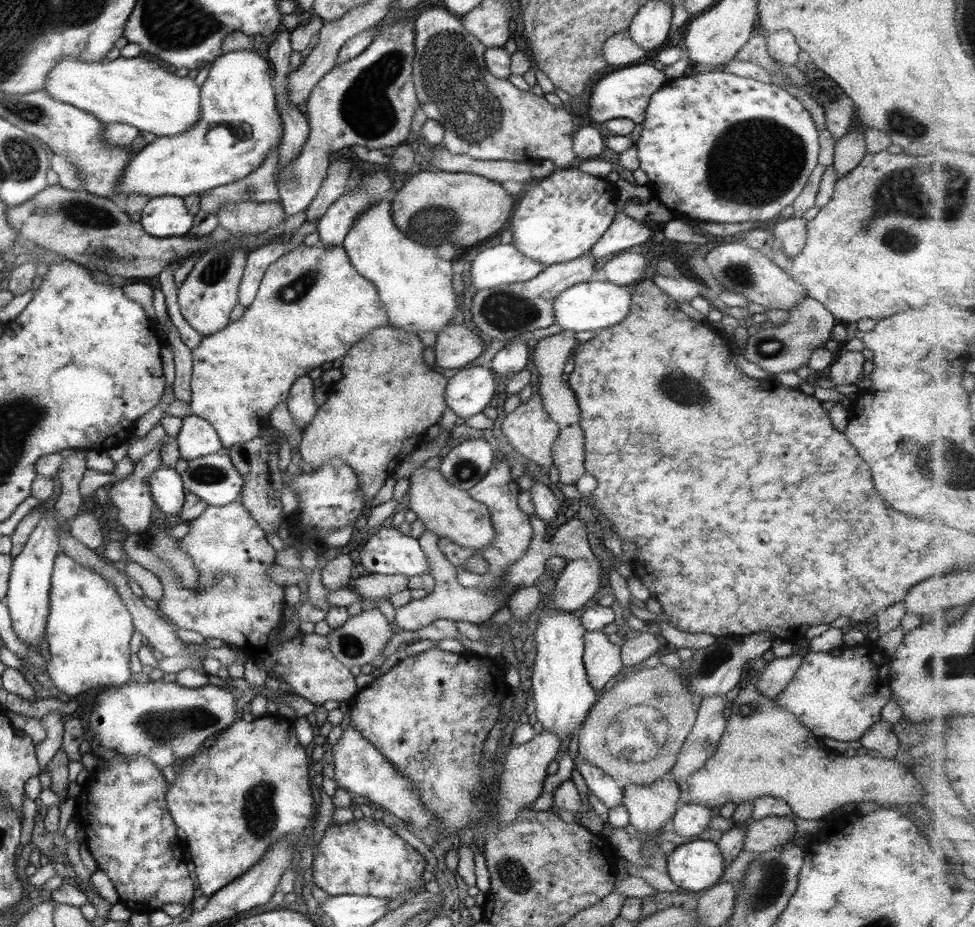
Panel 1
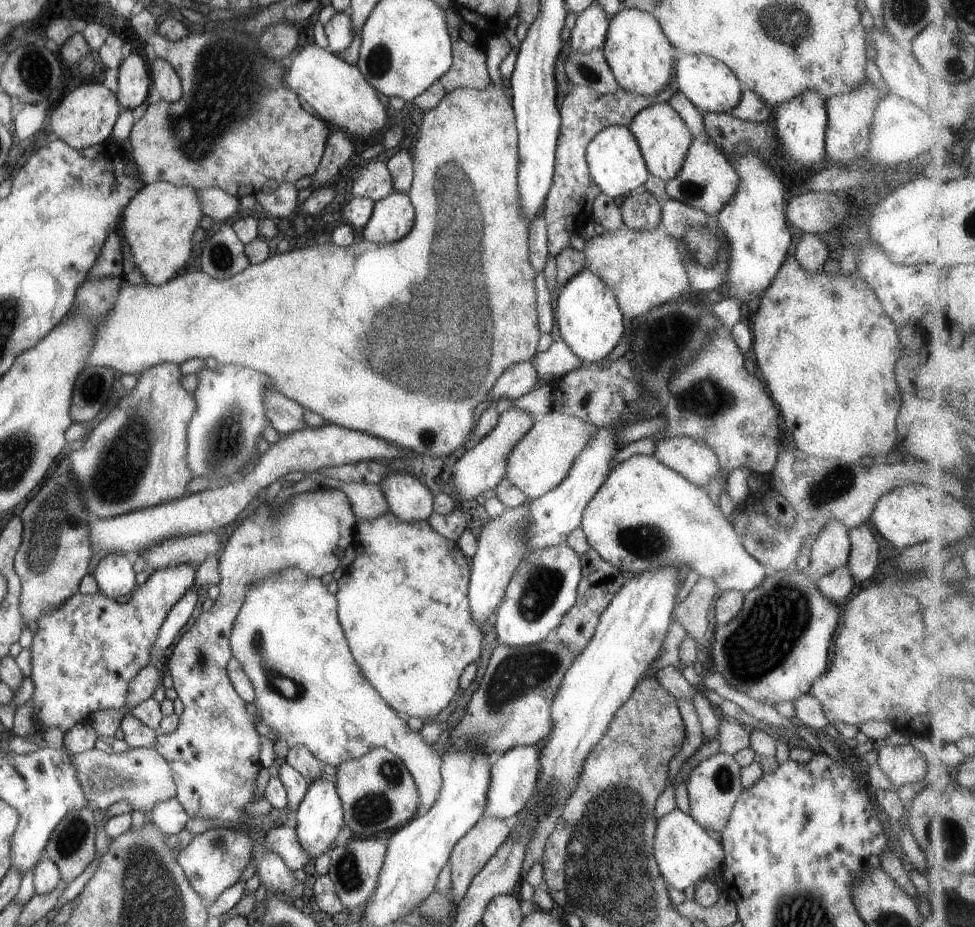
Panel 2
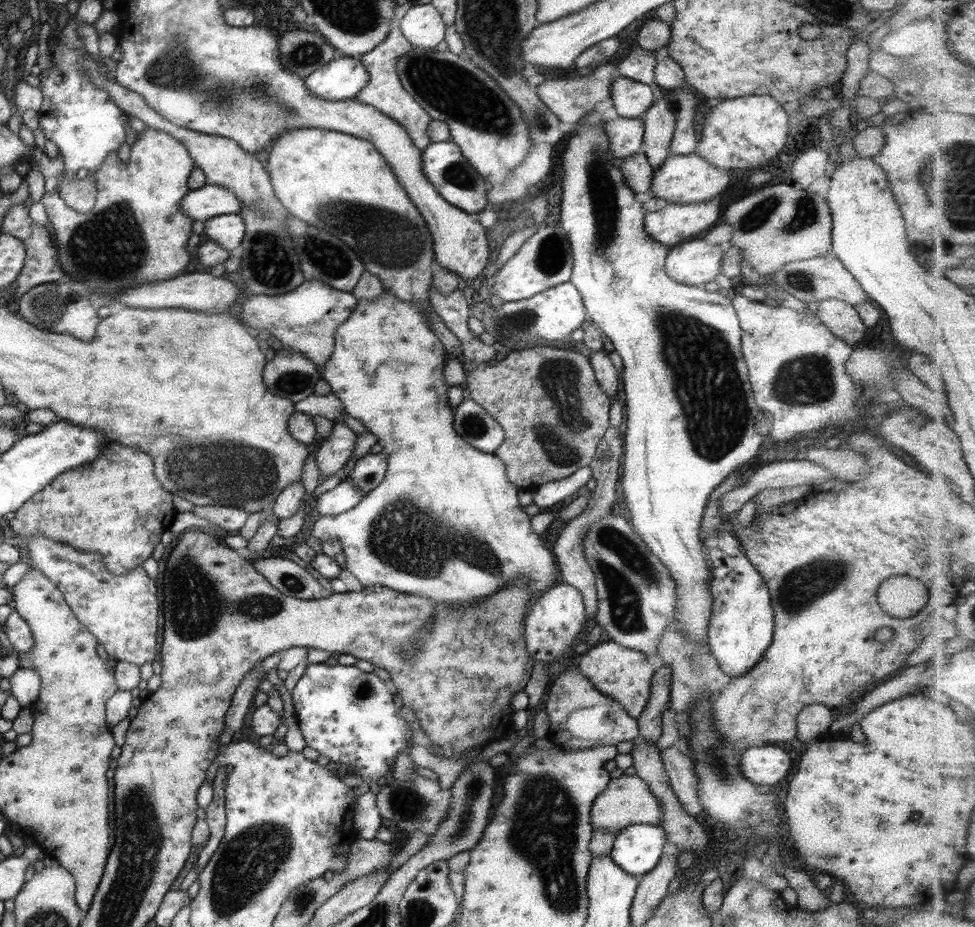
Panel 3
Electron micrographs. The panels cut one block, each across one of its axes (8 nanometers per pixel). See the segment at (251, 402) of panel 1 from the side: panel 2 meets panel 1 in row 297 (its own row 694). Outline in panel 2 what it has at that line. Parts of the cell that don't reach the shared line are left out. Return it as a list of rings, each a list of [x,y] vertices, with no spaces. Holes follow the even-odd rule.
[[[283,568],[283,570],[277,570],[277,572],[271,572],[266,574],[265,578],[257,580],[251,584],[251,588],[245,592],[245,598],[243,598],[243,604],[239,607],[235,620],[231,624],[231,632],[229,632],[229,648],[231,649],[231,656],[241,664],[241,670],[245,673],[245,676],[251,682],[253,686],[254,698],[253,704],[257,710],[257,715],[263,723],[269,727],[270,731],[274,734],[275,740],[283,740],[290,746],[306,746],[309,752],[323,765],[329,764],[337,766],[342,762],[348,760],[357,759],[363,756],[366,752],[369,752],[372,748],[383,747],[386,748],[391,754],[401,758],[401,762],[407,767],[409,774],[413,777],[413,782],[417,787],[418,792],[418,804],[417,810],[414,814],[415,817],[421,816],[424,812],[427,812],[437,796],[439,796],[439,790],[441,790],[441,774],[440,774],[440,756],[436,750],[429,748],[425,744],[425,740],[421,738],[421,734],[417,730],[409,730],[407,724],[405,724],[402,716],[397,714],[395,710],[389,708],[385,704],[385,700],[375,692],[375,689],[367,682],[367,679],[363,676],[359,666],[353,657],[351,656],[345,635],[341,630],[339,620],[337,620],[337,601],[335,595],[327,592],[327,587],[323,586],[318,578],[311,578],[307,574],[303,574],[299,568]]]

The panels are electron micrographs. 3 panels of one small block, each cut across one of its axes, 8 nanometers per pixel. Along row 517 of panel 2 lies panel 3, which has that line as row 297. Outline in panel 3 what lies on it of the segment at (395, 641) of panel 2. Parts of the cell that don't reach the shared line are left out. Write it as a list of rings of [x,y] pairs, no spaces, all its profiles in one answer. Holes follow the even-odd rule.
[[[384,290],[377,298],[371,298],[371,302],[369,300],[357,300],[357,306],[349,314],[349,318],[345,322],[339,323],[335,329],[334,348],[329,359],[323,365],[320,378],[329,384],[330,393],[339,398],[345,414],[361,421],[365,430],[376,438],[376,442],[382,447],[381,453],[385,453],[385,457],[387,457],[387,468],[385,468],[383,480],[367,494],[364,494],[351,510],[335,516],[317,518],[309,536],[313,536],[323,544],[327,542],[327,539],[335,537],[335,540],[339,541],[341,545],[341,551],[345,558],[345,569],[361,583],[361,587],[380,585],[405,595],[429,598],[433,602],[447,604],[449,612],[461,608],[463,600],[467,603],[471,603],[473,600],[475,603],[479,603],[485,598],[491,597],[497,591],[504,590],[508,583],[513,583],[518,577],[521,581],[528,583],[526,588],[529,593],[541,594],[558,582],[554,556],[543,545],[540,535],[531,530],[530,516],[523,512],[522,506],[518,502],[517,493],[519,490],[505,477],[505,465],[494,454],[485,454],[483,451],[475,450],[469,446],[453,430],[453,410],[448,405],[446,396],[448,385],[442,380],[442,363],[445,363],[444,349],[439,338],[429,328],[427,318],[425,318],[423,310],[419,310],[419,307],[421,306],[401,302],[391,292]]]

